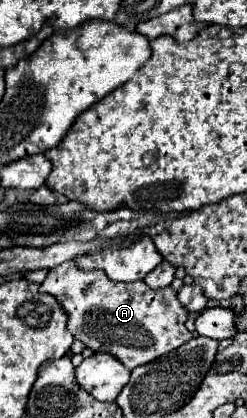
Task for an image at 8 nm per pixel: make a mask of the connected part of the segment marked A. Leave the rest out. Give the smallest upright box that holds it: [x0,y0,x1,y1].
[40,261,192,369]

